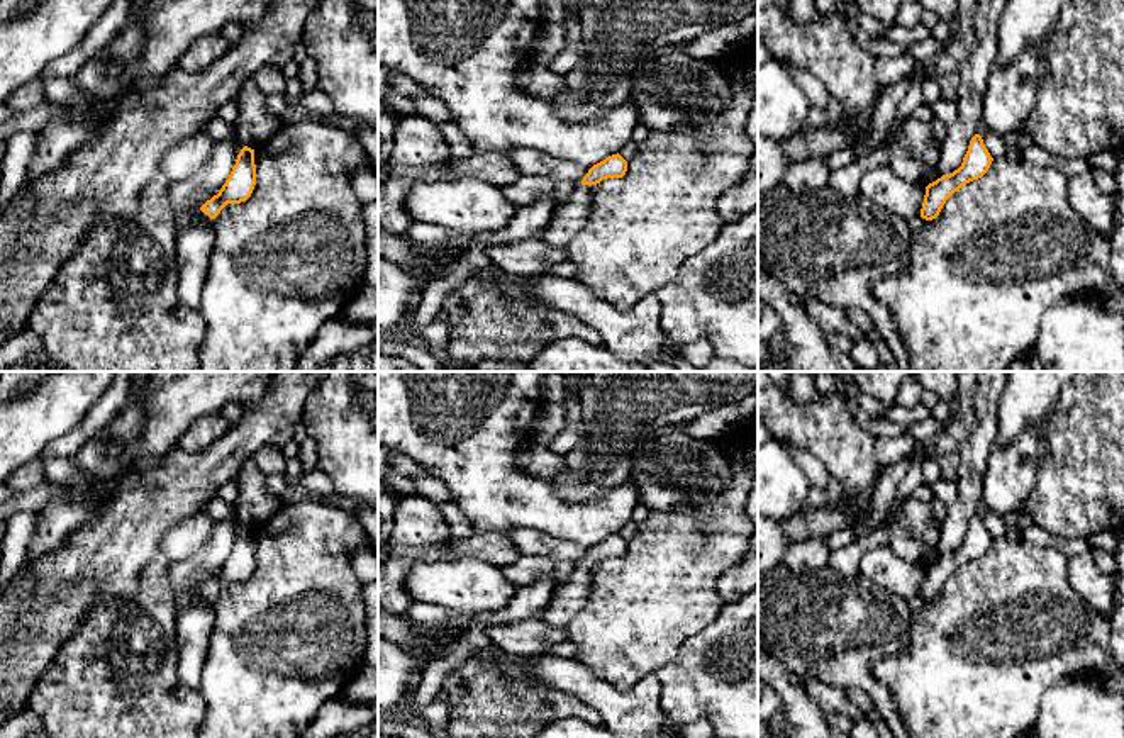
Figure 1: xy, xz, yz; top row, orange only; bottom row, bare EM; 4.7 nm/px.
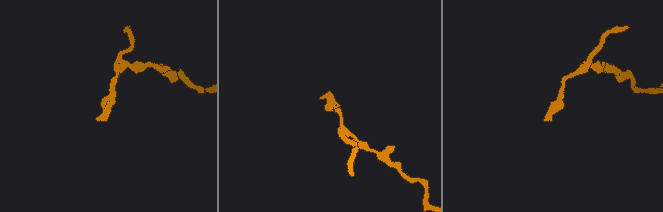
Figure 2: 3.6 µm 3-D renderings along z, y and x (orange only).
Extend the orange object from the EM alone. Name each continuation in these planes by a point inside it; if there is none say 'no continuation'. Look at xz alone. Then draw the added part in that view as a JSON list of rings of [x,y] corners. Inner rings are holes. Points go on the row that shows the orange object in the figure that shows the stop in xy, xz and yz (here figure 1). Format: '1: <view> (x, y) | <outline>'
1: xz (568, 219) | [[[578,183],[566,202],[556,204],[553,217],[544,227],[543,241],[549,246],[566,248],[587,224],[593,192],[595,185]]]

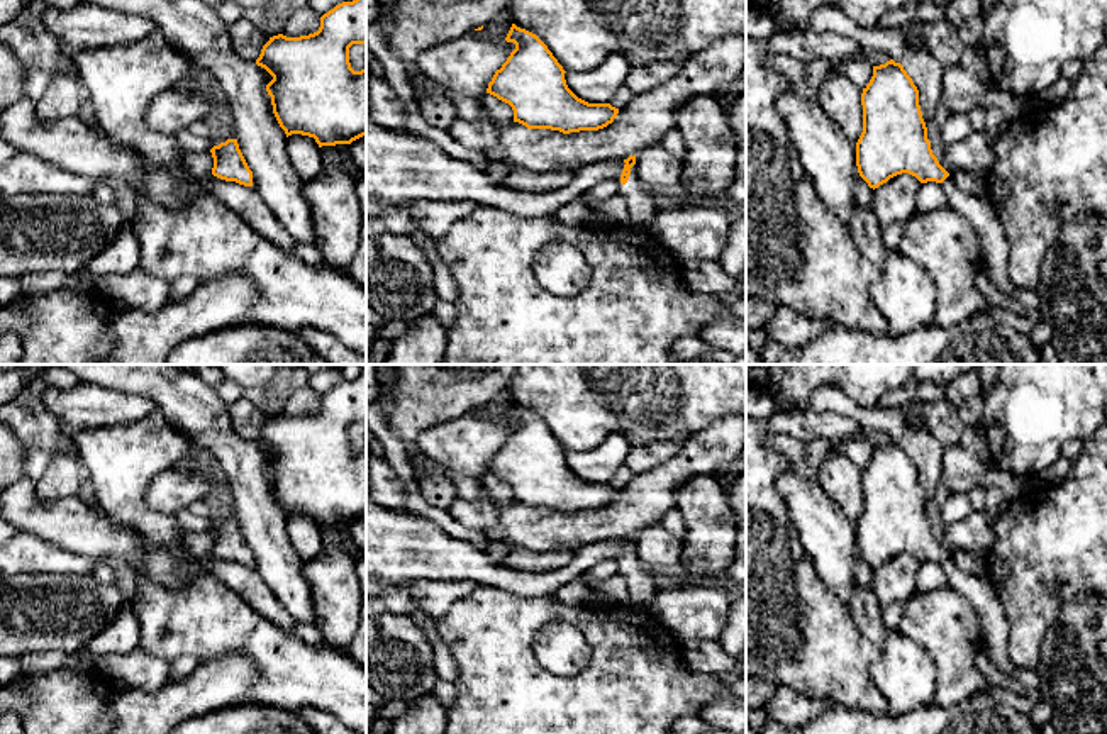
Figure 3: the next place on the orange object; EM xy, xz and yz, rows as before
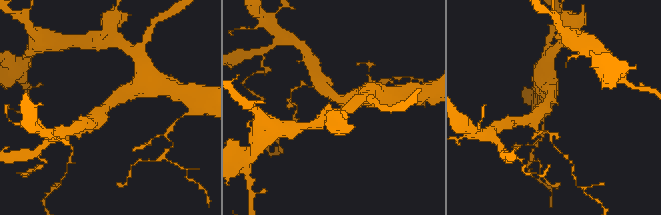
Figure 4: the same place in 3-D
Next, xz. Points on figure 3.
1: xz (643, 202) | [[[636,166],[631,168],[631,175],[626,185],[620,183],[620,176],[615,180],[615,183],[627,200],[629,225],[634,229],[651,231],[658,215],[661,193],[648,188],[637,178]]]

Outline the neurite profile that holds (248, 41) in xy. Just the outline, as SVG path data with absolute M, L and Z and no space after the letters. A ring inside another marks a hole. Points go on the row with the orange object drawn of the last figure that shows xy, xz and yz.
M242 17L229 27L232 47L236 53L248 59L254 61L259 58L263 46L270 37L259 31L248 17Z

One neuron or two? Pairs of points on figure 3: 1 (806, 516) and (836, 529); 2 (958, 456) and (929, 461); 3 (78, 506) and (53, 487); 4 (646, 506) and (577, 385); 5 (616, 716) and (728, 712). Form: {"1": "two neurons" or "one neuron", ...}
{"1": "one neuron", "2": "two neurons", "3": "two neurons", "4": "two neurons", "5": "two neurons"}

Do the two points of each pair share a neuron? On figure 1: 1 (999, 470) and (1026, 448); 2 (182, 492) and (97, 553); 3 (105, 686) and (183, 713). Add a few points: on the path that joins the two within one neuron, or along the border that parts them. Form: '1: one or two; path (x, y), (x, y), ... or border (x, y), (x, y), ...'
1: one; path (1006, 465), (1019, 452)
2: one; path (161, 497), (117, 538)
3: one; path (124, 693), (144, 713), (165, 713)

